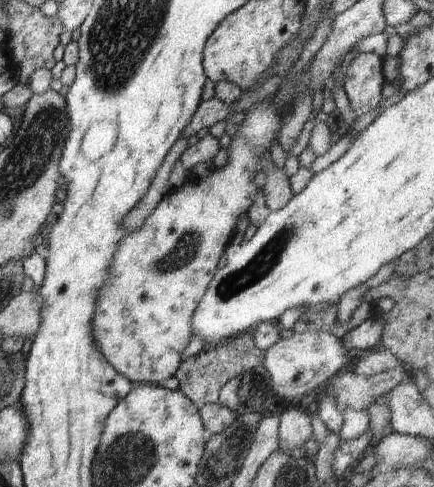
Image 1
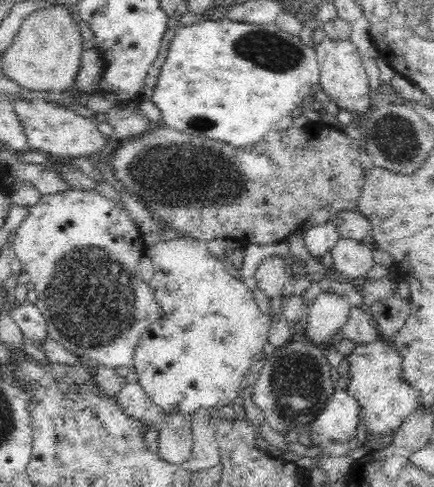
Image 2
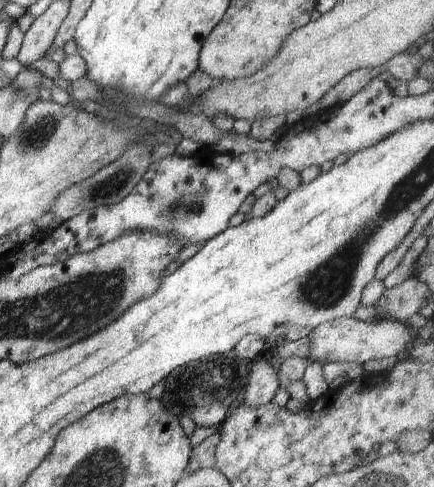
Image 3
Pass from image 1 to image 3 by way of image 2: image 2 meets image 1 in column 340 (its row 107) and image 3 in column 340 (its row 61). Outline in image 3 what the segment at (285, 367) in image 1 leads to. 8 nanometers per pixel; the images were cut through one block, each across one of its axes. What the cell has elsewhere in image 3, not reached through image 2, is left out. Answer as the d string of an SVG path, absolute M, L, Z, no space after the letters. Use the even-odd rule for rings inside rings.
M337 318L325 322L317 326L310 332L308 340L310 340L310 354L308 354L308 362L317 362L324 365L330 362L358 362L358 364L365 364L369 360L376 360L377 358L388 358L394 356L403 356L407 351L410 343L410 326L401 323L397 320L390 320L386 318L378 318L373 323L367 323L355 318Z

